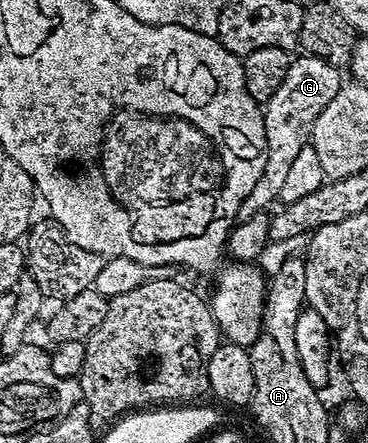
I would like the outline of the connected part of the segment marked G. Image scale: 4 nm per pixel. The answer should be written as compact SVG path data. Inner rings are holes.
M300 53L293 58L290 69L286 69L282 85L278 85L278 89L274 89L274 97L270 97L268 102L263 104L264 128L268 142L266 165L262 169L262 177L258 177L254 189L250 189L246 201L242 201L236 214L237 220L254 217L254 213L271 208L271 203L275 204L279 200L282 185L290 174L290 168L294 166L294 160L304 147L309 146L314 121L318 121L322 109L326 109L326 105L330 105L330 101L334 101L340 91L340 75L341 68L313 55Z

